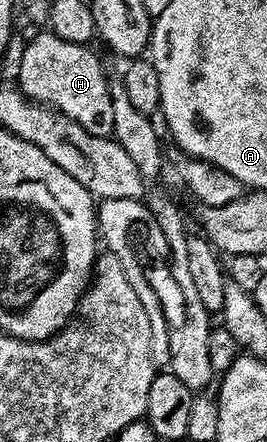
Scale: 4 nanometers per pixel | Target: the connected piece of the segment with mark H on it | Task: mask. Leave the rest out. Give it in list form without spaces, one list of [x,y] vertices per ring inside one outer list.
[[[39,31],[35,38],[28,40],[24,47],[19,92],[40,105],[49,105],[58,113],[64,113],[73,123],[85,127],[89,135],[111,137],[113,134],[113,99],[109,76],[103,70],[94,48],[77,43],[65,43],[49,31]]]

